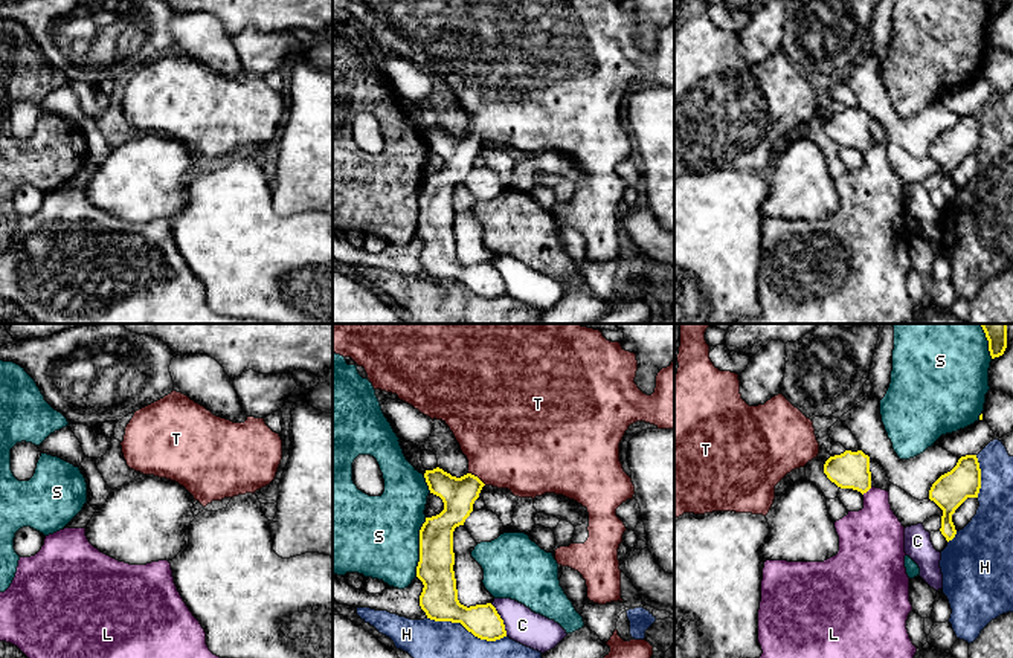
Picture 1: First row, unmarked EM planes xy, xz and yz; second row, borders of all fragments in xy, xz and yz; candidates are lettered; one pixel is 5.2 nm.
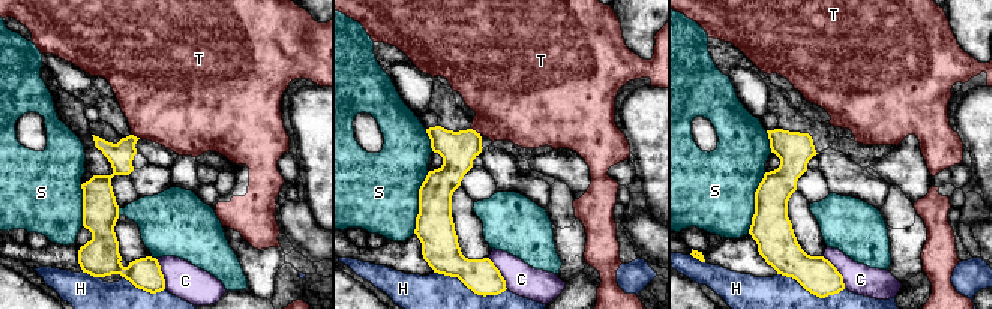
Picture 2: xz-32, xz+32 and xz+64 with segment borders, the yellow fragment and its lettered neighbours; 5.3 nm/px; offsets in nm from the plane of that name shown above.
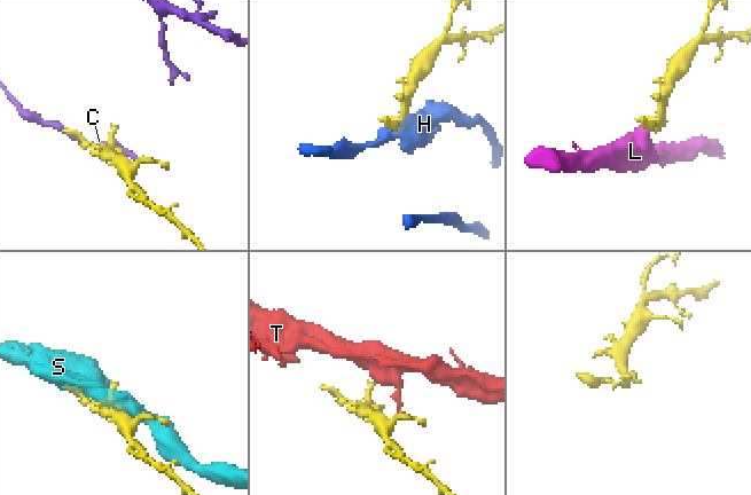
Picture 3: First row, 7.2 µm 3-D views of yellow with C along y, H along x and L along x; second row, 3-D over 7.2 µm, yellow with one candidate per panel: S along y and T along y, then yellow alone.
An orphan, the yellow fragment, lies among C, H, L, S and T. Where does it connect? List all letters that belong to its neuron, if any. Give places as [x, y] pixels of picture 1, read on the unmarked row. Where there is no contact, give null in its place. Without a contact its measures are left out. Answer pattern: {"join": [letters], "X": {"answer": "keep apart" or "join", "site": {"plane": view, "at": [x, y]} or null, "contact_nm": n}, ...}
{"join": ["T"], "C": {"answer": "keep apart", "site": {"plane": "xz", "at": [502, 278]}, "contact_nm": 200}, "H": {"answer": "keep apart", "site": {"plane": "xz", "at": [467, 287]}, "contact_nm": 420}, "L": {"answer": "keep apart", "site": {"plane": "yz", "at": [867, 148]}, "contact_nm": 70}, "S": {"answer": "keep apart", "site": {"plane": "xz", "at": [420, 205]}, "contact_nm": 320}, "T": {"answer": "join", "site": {"plane": "xz", "at": [476, 135]}, "contact_nm": 120}}

